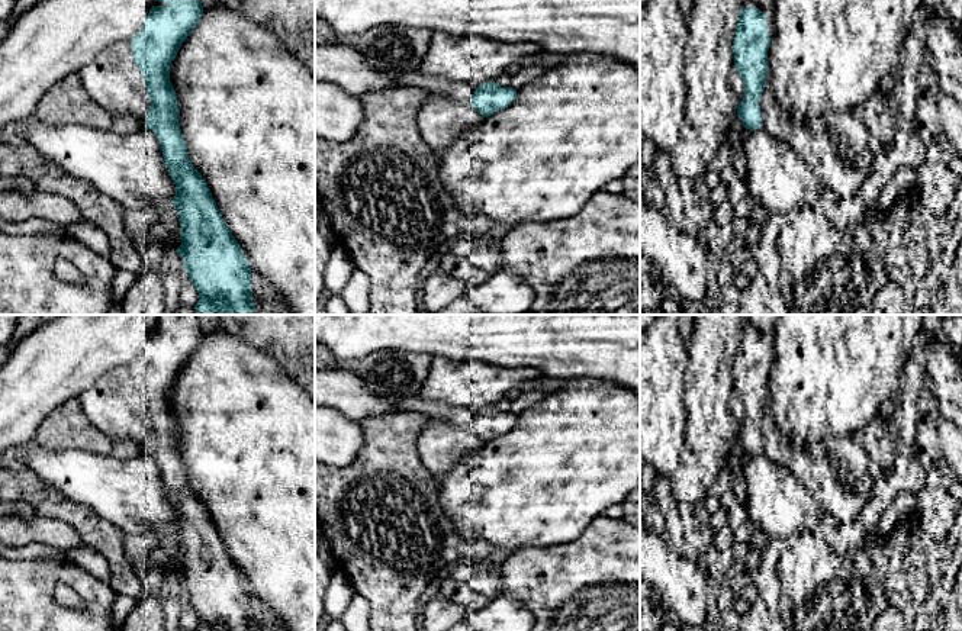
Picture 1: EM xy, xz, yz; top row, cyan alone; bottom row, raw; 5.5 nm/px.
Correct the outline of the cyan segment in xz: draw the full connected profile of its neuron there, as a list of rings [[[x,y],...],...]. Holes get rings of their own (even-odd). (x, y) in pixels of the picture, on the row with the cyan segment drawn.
[[[495,81],[476,87],[469,102],[427,93],[416,125],[422,139],[438,154],[450,148],[467,128],[480,125],[488,116],[511,106],[517,99],[515,88],[501,87]]]

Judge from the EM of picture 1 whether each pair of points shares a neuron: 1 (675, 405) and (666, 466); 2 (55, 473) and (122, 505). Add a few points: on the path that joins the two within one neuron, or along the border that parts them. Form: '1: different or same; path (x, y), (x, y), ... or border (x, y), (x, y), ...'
1: same; path (666, 419), (666, 451)
2: same; path (71, 473), (97, 480), (106, 489)

